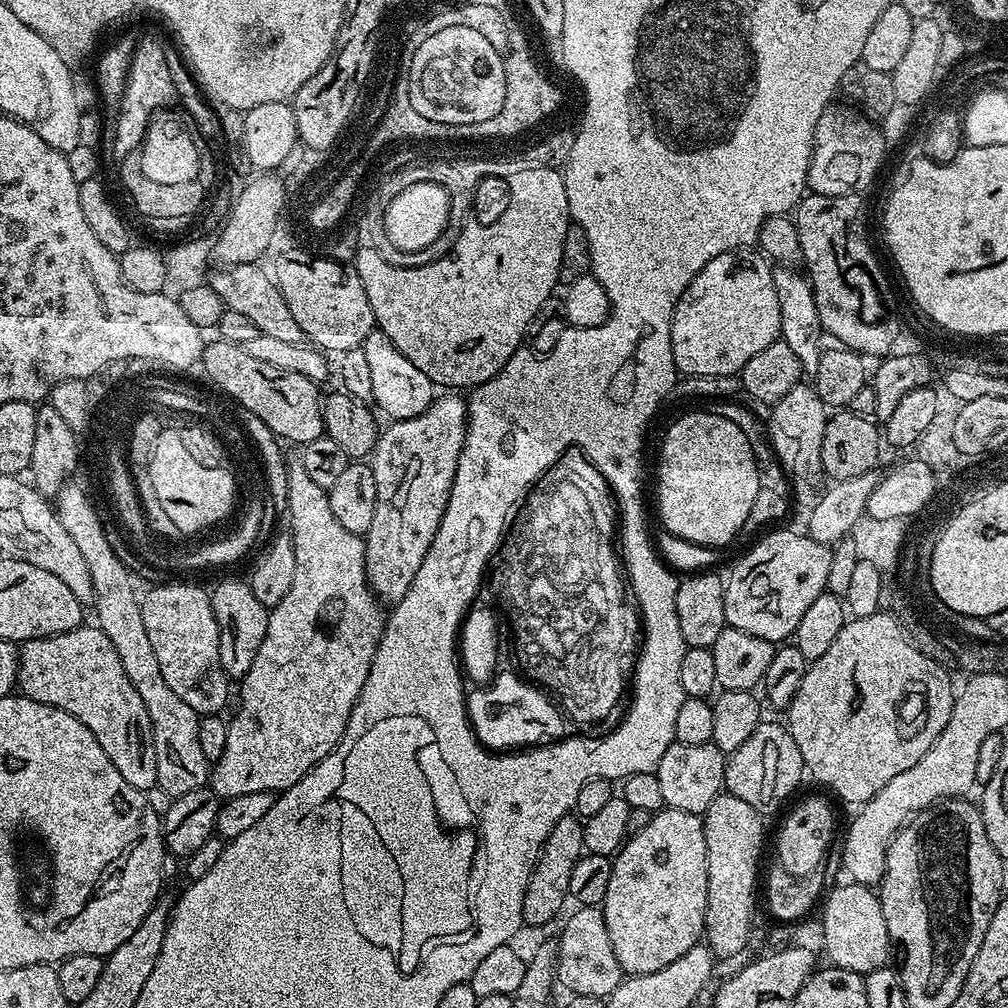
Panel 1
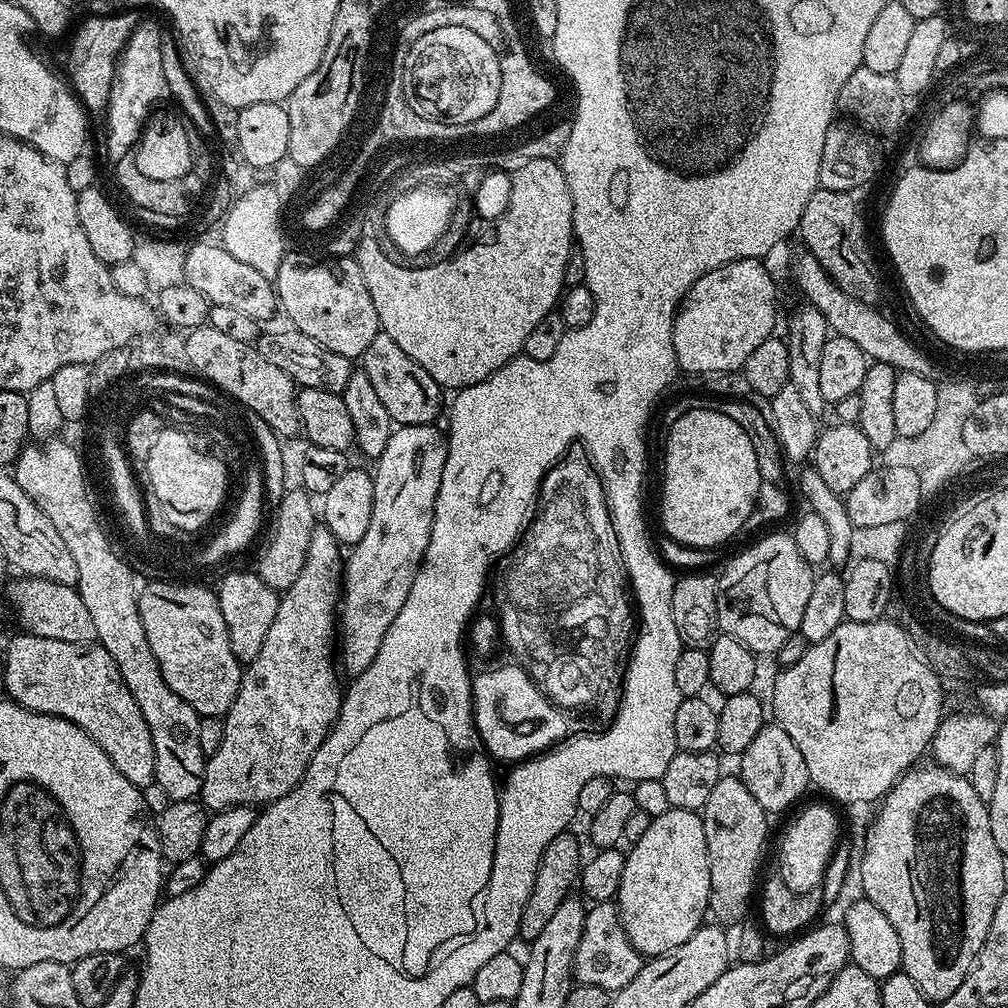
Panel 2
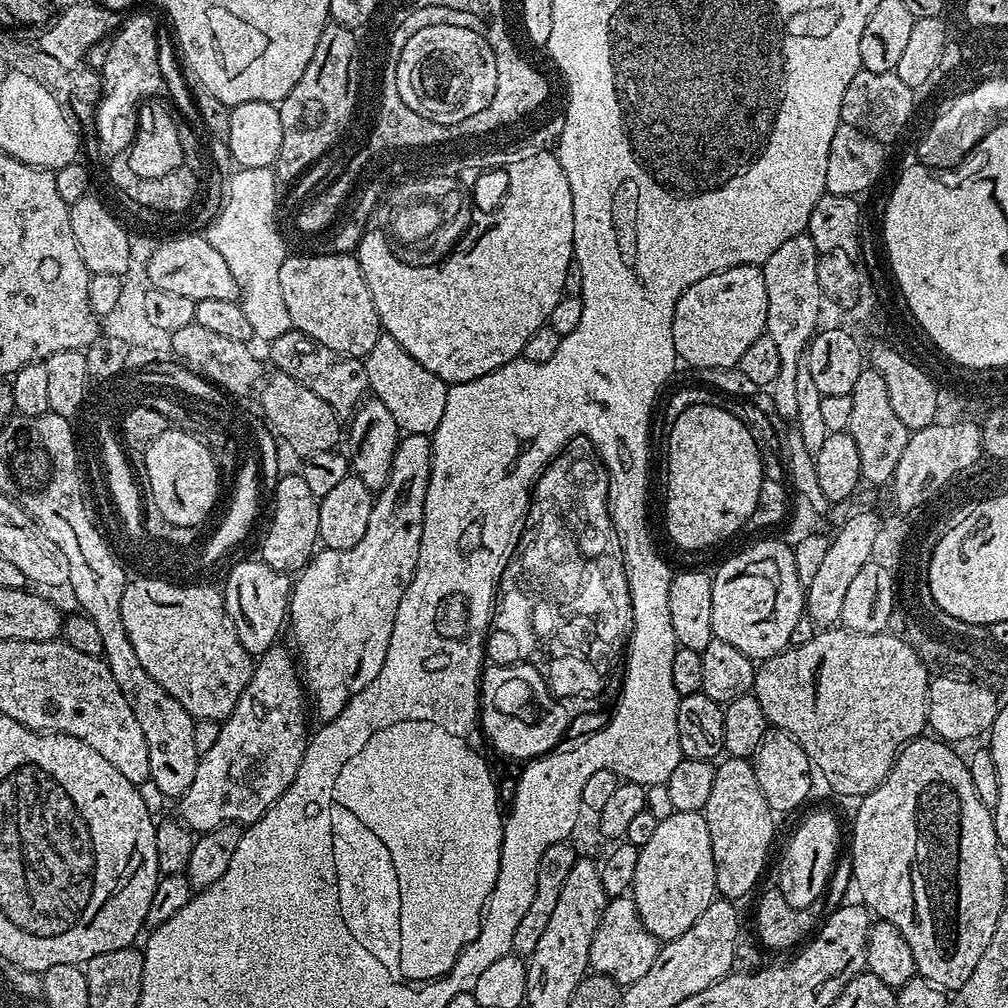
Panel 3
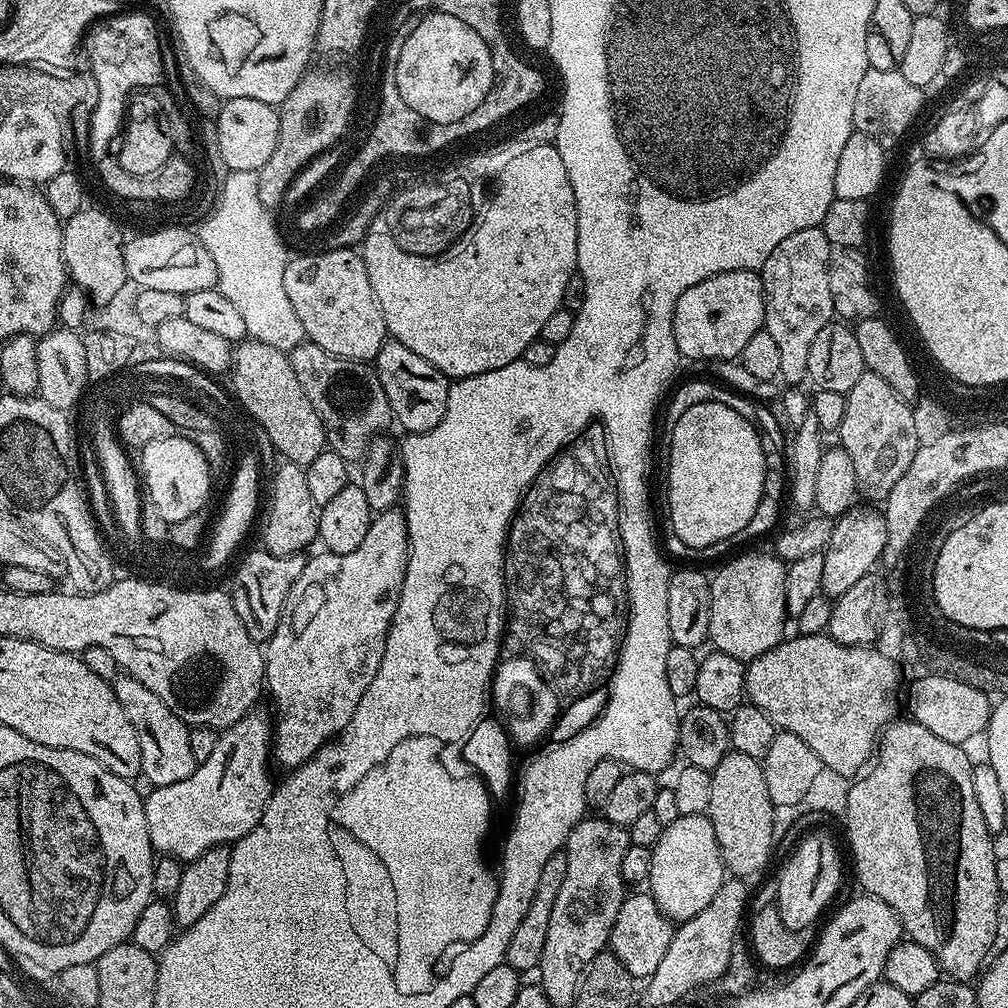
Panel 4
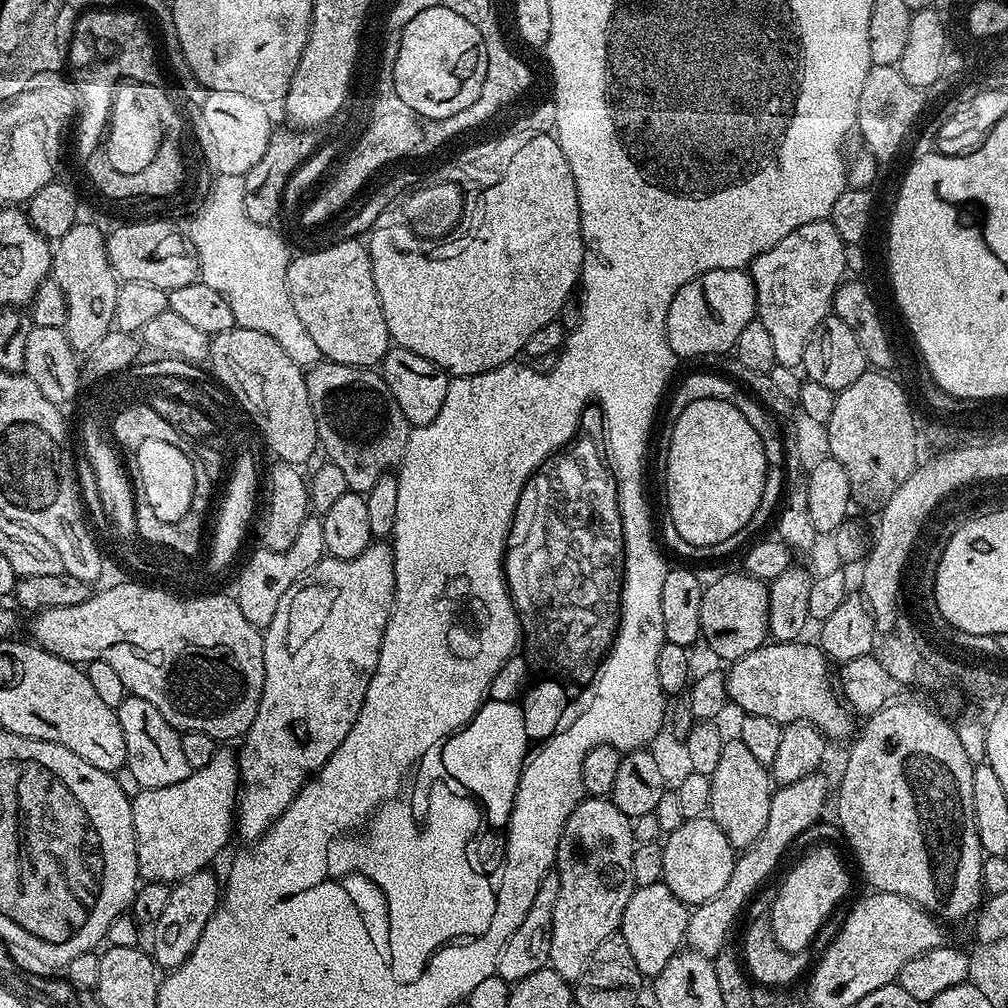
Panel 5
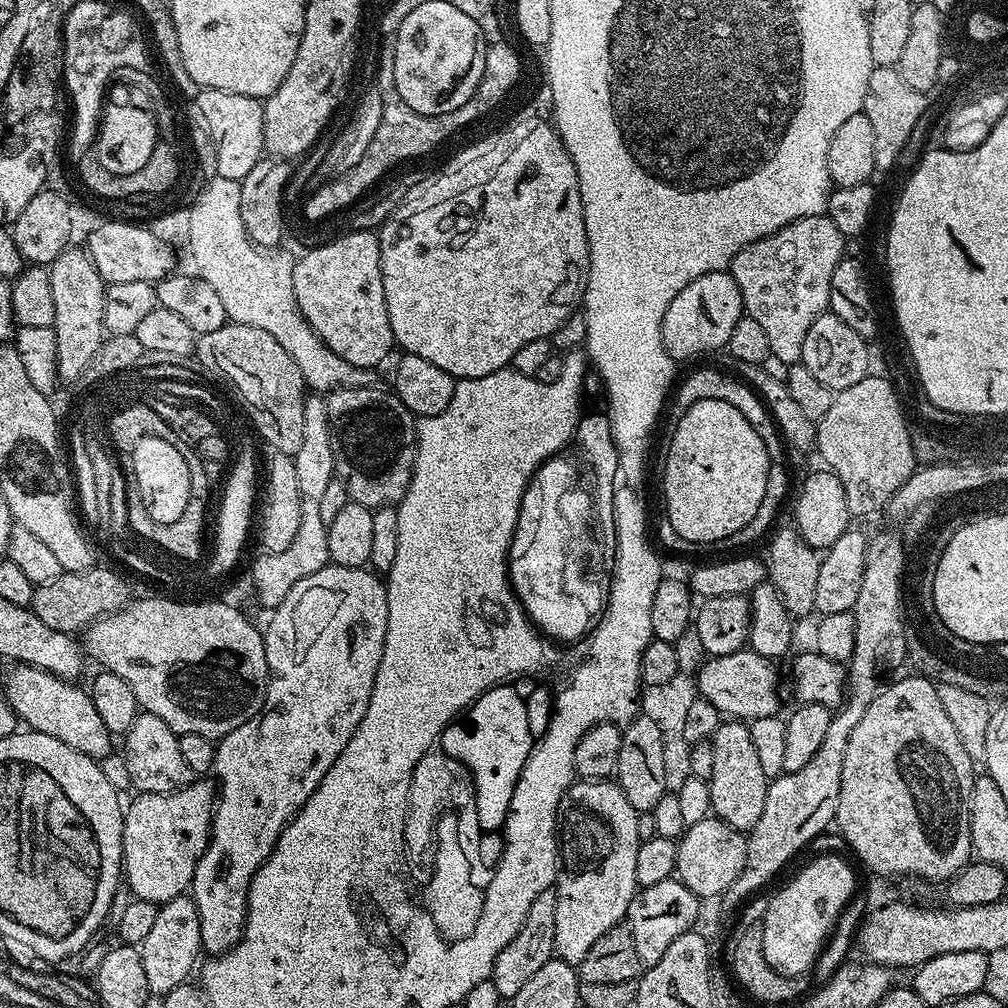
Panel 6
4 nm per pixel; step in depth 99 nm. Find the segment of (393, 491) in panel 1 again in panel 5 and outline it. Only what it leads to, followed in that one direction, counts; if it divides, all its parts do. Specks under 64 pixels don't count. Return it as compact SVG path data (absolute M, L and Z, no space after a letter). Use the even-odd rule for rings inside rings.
M373 542L353 560L319 560L294 586L290 586L290 590L286 590L286 594L282 594L274 618L262 632L264 689L258 702L258 714L242 737L244 745L238 748L240 798L234 824L239 835L241 832L248 842L263 836L264 831L284 813L286 806L294 802L300 787L319 772L330 754L342 746L342 738L350 734L362 710L366 686L370 686L370 678L378 666L395 593L392 549L387 543Z

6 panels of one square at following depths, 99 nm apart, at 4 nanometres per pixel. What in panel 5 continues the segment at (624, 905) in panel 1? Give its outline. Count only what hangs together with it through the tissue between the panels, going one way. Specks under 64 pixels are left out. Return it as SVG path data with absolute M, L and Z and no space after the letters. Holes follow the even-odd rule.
M708 816L684 820L678 830L667 833L662 847L662 883L672 891L674 898L678 898L683 904L705 904L722 891L726 882L730 882L730 873L736 865L737 849L732 847L726 834L722 834L720 827Z

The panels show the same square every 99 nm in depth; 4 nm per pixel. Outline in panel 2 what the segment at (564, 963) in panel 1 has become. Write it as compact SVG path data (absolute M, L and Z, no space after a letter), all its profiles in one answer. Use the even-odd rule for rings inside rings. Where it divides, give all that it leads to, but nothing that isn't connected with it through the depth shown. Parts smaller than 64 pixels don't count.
M602 900L588 908L586 922L582 926L580 941L576 947L576 957L572 967L573 977L581 984L604 988L615 994L626 986L626 982L634 982L634 974L638 974L642 957L638 950L626 938L623 926L620 925L620 913L613 901Z

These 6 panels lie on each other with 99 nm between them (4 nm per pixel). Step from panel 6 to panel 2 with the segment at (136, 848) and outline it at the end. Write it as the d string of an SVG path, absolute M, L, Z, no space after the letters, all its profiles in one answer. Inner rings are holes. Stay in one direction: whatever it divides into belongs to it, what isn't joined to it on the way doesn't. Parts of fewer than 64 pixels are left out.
M318 526L312 531L310 546L306 546L306 562L302 566L302 574L298 574L298 582L280 596L278 614L274 614L266 642L262 642L258 658L251 660L243 669L238 694L230 710L222 717L222 746L218 746L213 756L207 757L199 795L209 813L239 804L267 806L285 796L300 781L310 758L314 758L318 746L322 746L339 720L342 687L336 677L334 649L338 644L338 601L341 596L342 548L328 528Z

